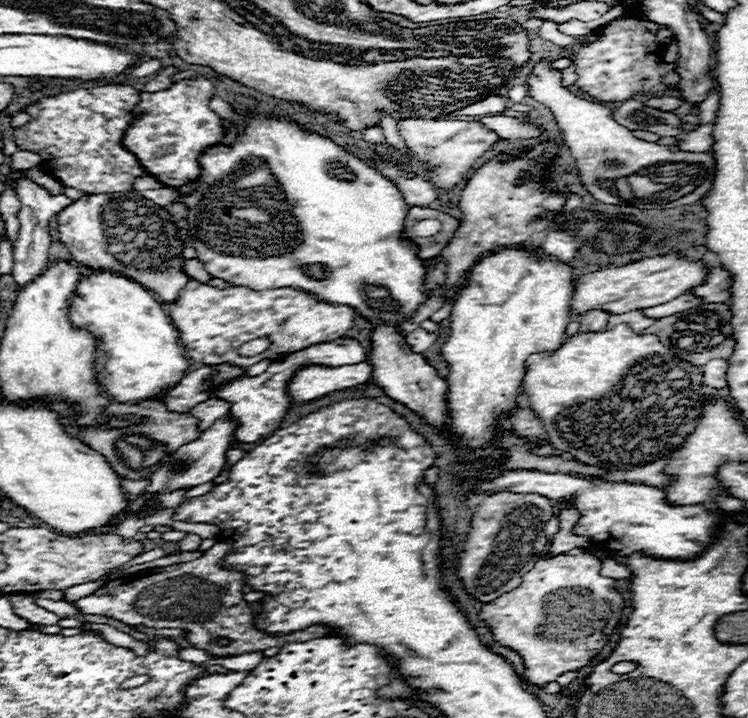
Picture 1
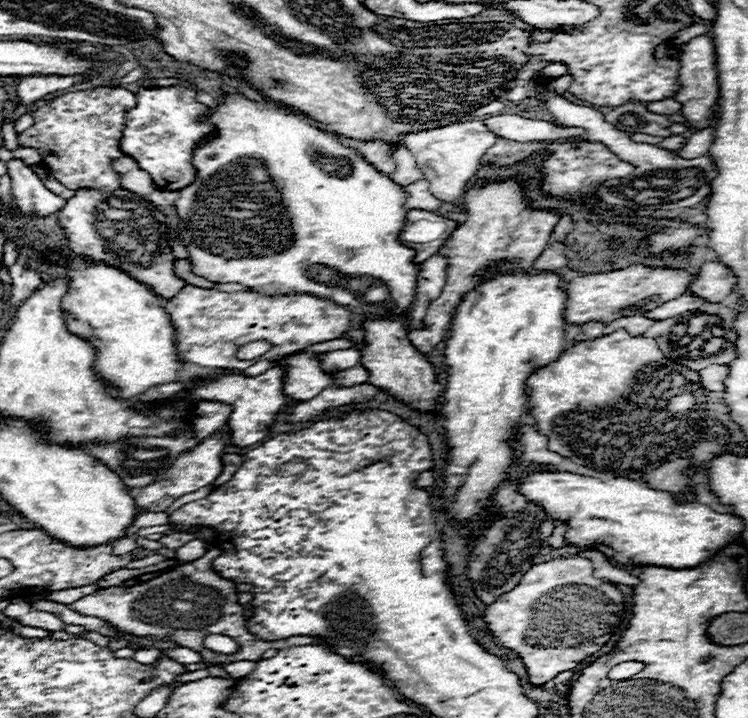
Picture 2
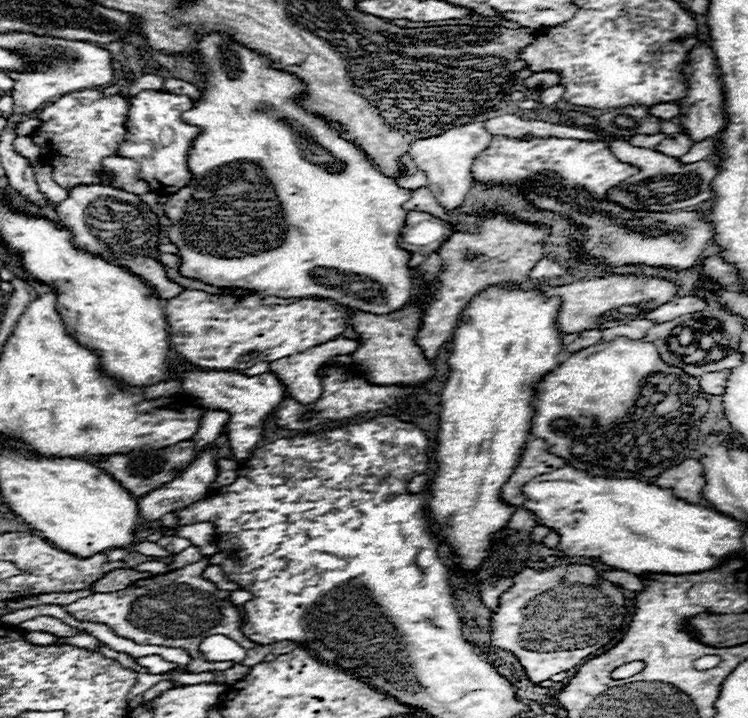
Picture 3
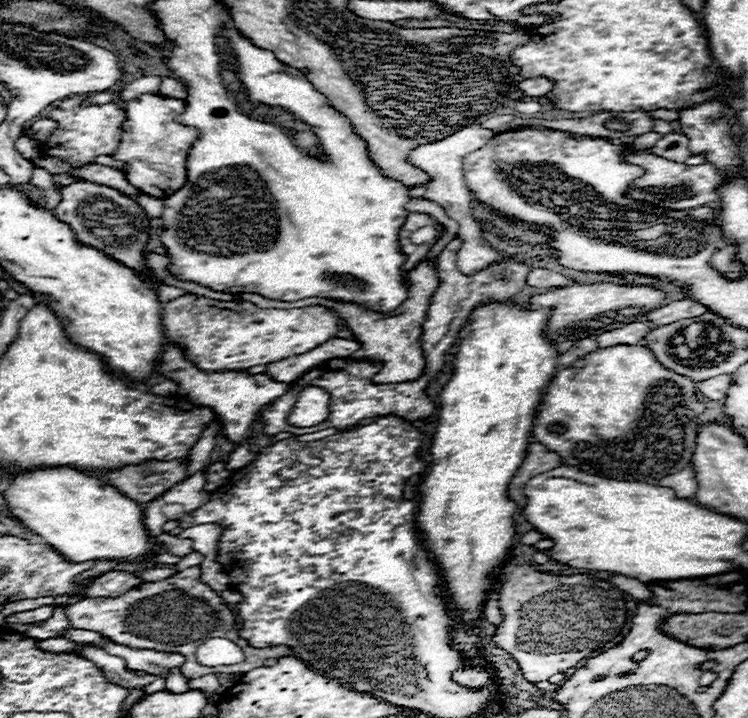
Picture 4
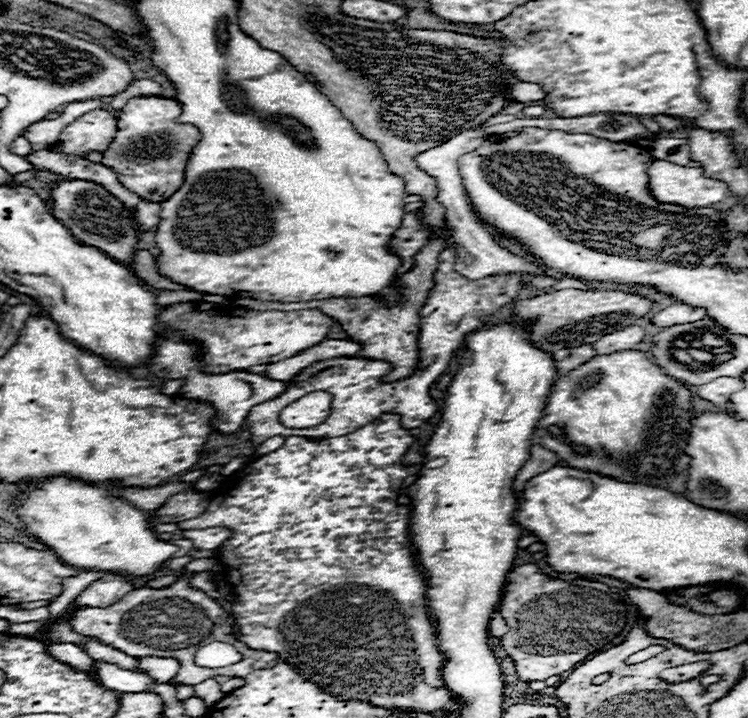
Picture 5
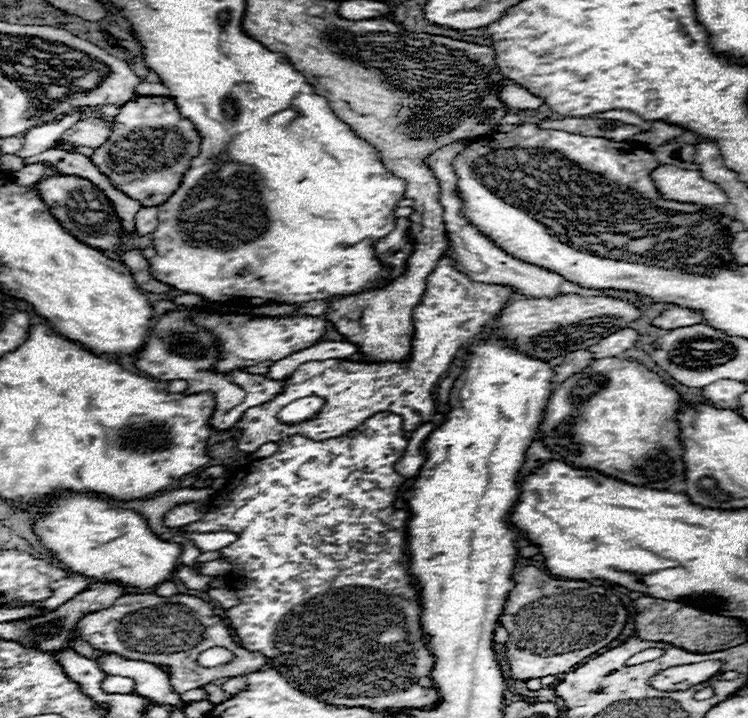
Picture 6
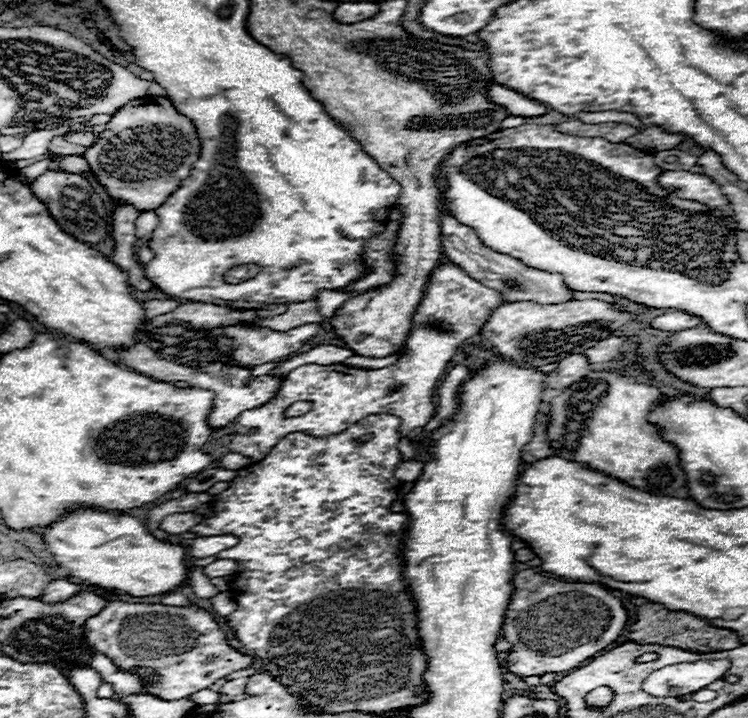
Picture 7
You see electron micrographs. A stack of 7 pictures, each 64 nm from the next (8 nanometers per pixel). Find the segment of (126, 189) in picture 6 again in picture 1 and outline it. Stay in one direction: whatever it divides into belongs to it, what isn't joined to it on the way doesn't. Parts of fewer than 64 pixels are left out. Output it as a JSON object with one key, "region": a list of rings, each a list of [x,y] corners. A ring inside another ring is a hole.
{"region":[[[190,78],[182,80],[176,84],[176,88],[166,88],[158,92],[140,92],[140,104],[134,108],[134,118],[130,120],[126,132],[124,132],[124,148],[132,152],[144,170],[154,176],[158,182],[170,188],[180,188],[190,184],[200,176],[200,166],[198,166],[198,156],[202,154],[204,148],[218,144],[224,138],[222,122],[220,118],[208,108],[208,100],[212,96],[212,82],[206,78]]]}

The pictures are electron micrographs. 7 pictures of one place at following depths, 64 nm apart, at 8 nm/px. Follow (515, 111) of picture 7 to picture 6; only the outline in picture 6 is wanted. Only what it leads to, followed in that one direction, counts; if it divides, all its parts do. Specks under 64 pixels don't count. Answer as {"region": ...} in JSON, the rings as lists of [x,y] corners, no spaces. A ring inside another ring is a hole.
{"region":[[[502,86],[498,90],[498,98],[510,110],[538,110],[544,104],[542,98],[536,98],[534,94],[530,94],[528,90],[524,90],[520,86]]]}

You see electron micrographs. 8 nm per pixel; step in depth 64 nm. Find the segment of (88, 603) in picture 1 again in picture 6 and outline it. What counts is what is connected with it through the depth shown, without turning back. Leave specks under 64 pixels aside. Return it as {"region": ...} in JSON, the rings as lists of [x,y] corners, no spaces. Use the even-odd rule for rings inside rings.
{"region":[[[154,594],[122,596],[110,608],[84,616],[80,620],[78,634],[96,650],[112,652],[126,660],[140,660],[170,668],[168,682],[176,694],[202,688],[204,684],[216,682],[220,678],[246,676],[268,662],[262,654],[252,654],[234,644],[228,626],[218,614],[214,614],[214,608],[208,602],[188,594],[180,594],[170,600]],[[214,646],[228,648],[232,654],[236,654],[236,662],[228,662],[216,668],[198,666],[198,656]]]}

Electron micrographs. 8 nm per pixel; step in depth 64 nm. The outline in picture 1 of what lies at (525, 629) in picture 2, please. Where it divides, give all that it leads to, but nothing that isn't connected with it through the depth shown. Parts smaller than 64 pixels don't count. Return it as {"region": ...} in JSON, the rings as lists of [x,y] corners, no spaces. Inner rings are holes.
{"region":[[[560,554],[554,558],[544,558],[538,560],[528,574],[524,574],[522,584],[516,590],[502,594],[496,598],[496,602],[484,604],[480,618],[492,630],[496,642],[522,656],[526,666],[524,678],[532,684],[544,686],[554,682],[564,672],[574,672],[586,666],[606,646],[610,634],[618,626],[618,618],[624,606],[622,596],[614,584],[616,580],[600,576],[600,562],[588,554]]]}

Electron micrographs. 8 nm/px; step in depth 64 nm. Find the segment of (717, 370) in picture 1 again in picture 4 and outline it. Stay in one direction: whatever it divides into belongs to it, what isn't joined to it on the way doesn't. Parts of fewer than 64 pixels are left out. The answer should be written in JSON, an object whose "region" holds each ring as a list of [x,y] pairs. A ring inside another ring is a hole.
{"region":[[[716,376],[716,378],[708,378],[696,384],[696,388],[710,400],[724,400],[730,384],[732,384],[732,376]]]}

